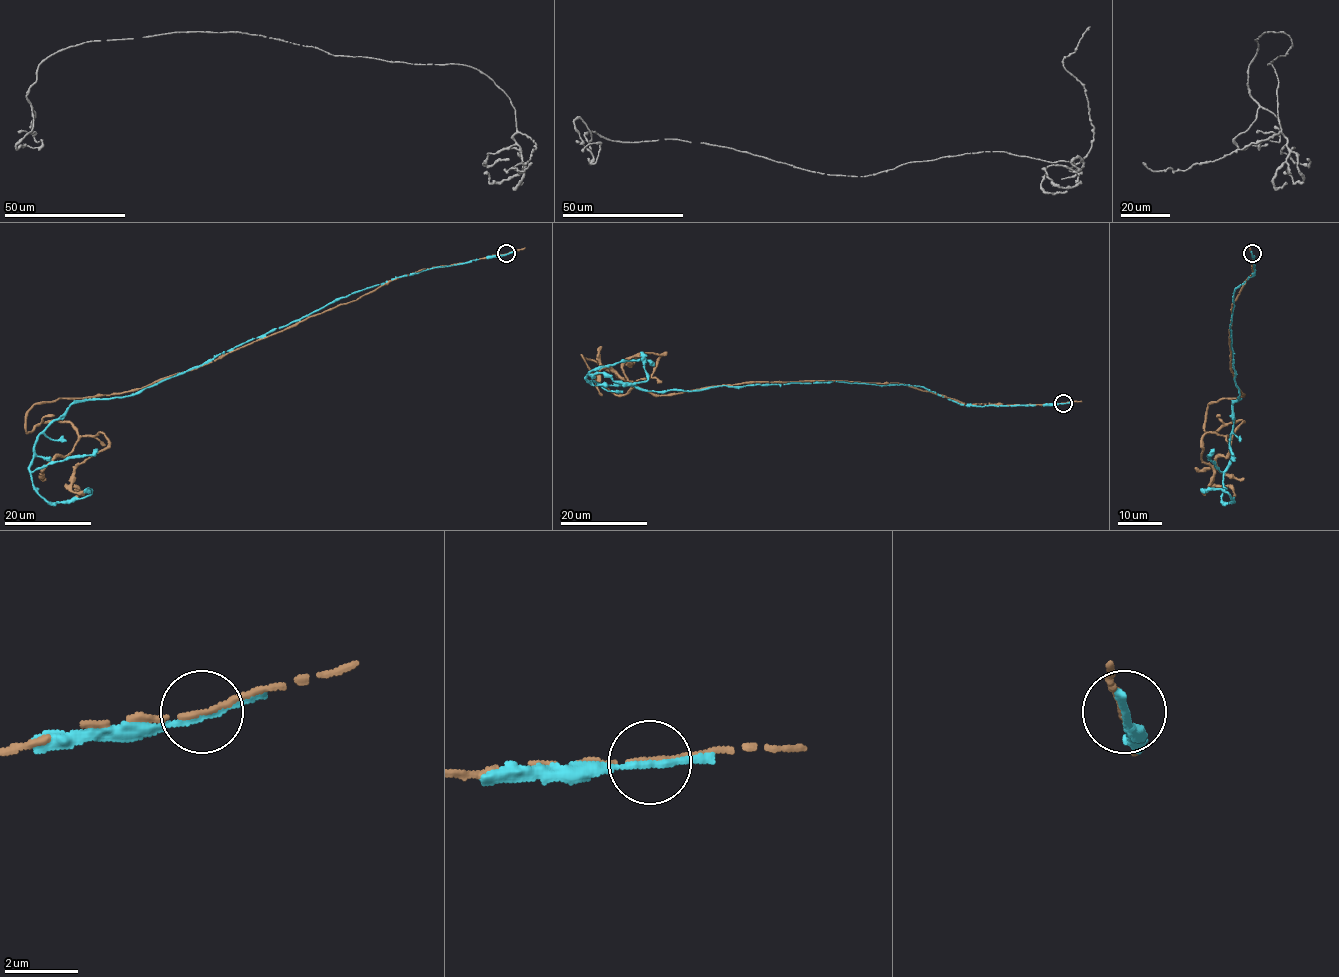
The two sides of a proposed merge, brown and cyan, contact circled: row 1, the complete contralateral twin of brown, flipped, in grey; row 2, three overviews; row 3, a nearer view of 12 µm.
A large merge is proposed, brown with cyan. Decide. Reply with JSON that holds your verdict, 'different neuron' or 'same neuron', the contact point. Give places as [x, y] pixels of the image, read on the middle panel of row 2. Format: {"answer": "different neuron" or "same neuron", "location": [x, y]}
{"answer": "different neuron", "location": [1063, 403]}

